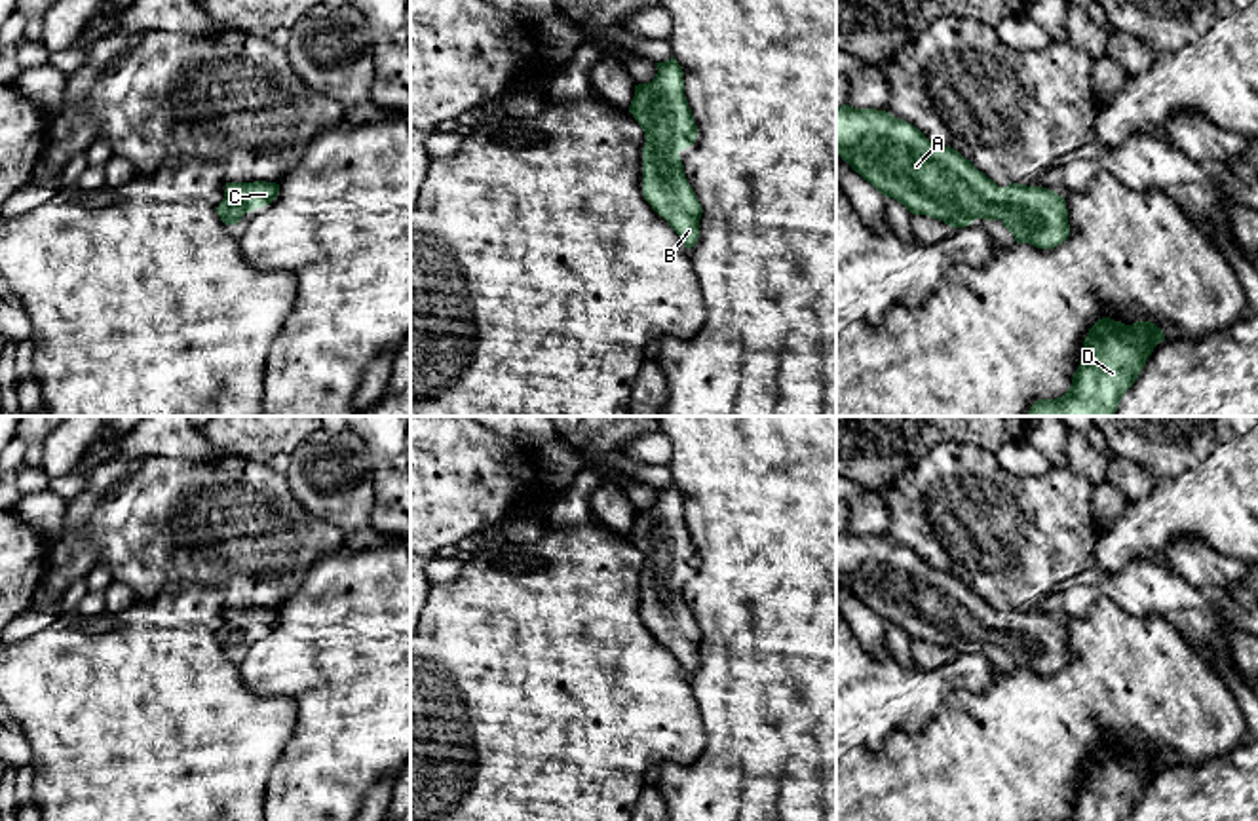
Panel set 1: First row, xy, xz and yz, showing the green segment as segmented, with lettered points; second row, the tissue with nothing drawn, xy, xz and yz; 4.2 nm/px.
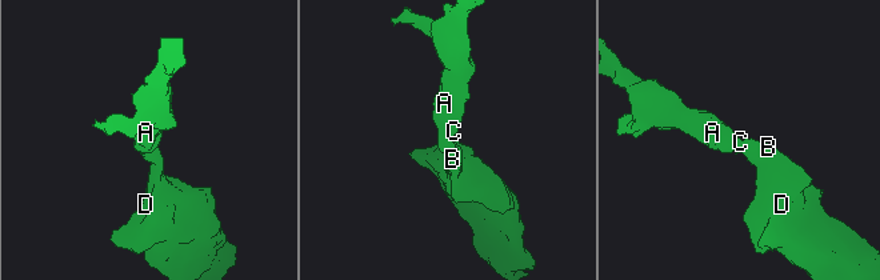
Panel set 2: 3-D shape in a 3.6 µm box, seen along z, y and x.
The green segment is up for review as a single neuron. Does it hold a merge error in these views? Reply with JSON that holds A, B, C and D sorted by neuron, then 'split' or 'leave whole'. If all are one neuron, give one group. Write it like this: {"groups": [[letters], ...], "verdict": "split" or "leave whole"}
{"groups": [["A", "B", "C", "D"]], "verdict": "leave whole"}

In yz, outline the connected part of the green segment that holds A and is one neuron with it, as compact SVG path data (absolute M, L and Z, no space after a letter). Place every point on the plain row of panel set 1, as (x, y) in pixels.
M836 532L836 582L912 640L939 644L952 654L965 654L975 644L1000 644L1017 669L1038 675L1053 675L1070 661L1066 625L1055 616L1017 608L1001 614L958 576L931 568L918 553L886 536Z

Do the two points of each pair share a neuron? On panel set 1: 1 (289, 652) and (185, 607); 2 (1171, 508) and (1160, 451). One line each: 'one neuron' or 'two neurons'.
1: two neurons
2: two neurons

